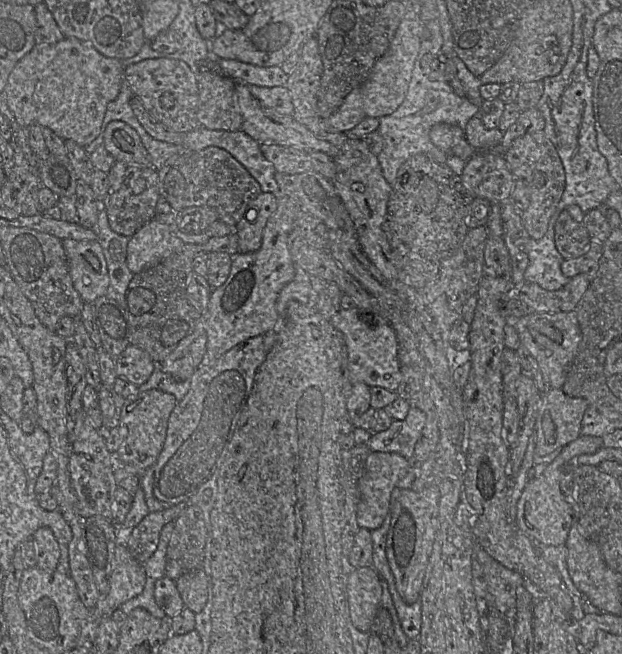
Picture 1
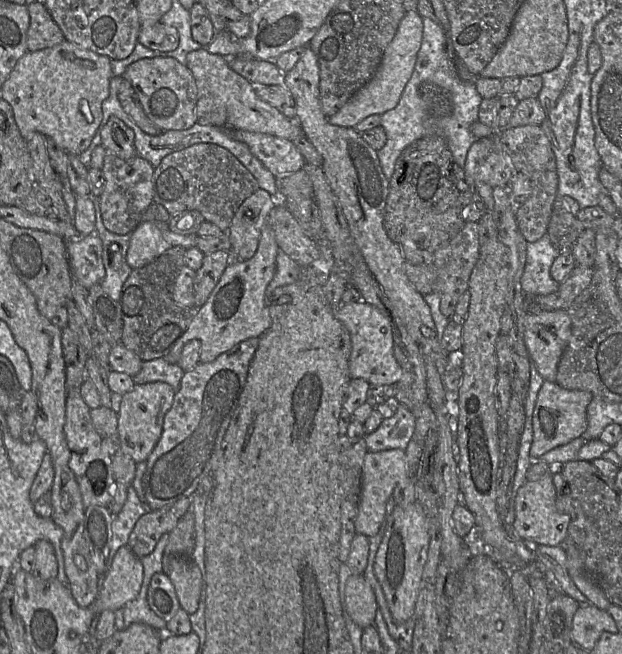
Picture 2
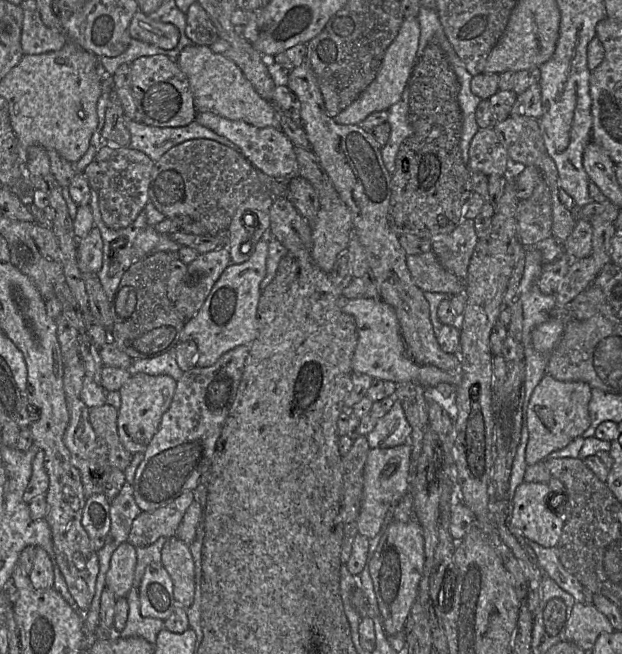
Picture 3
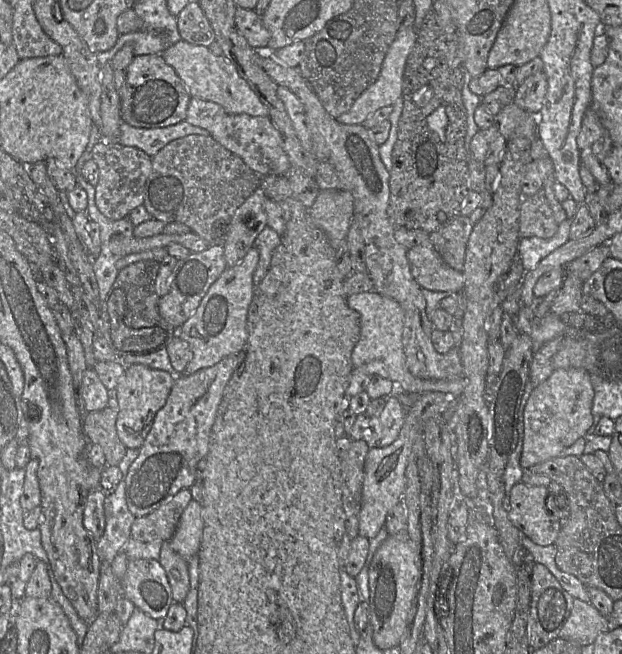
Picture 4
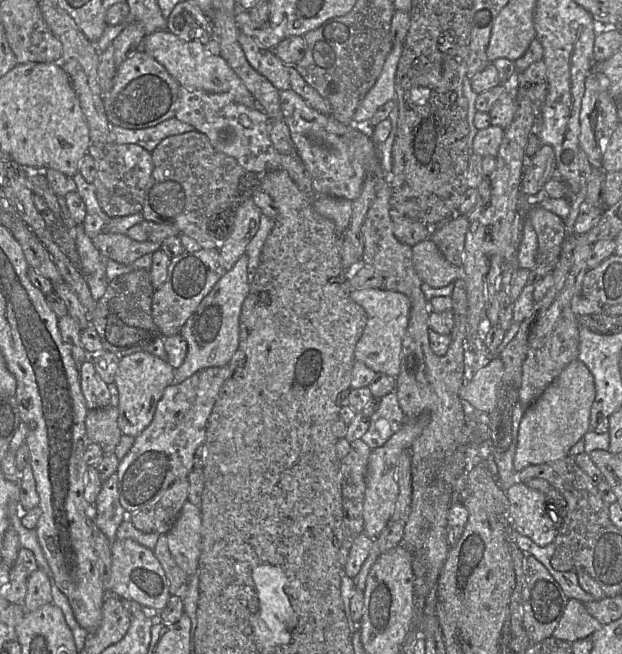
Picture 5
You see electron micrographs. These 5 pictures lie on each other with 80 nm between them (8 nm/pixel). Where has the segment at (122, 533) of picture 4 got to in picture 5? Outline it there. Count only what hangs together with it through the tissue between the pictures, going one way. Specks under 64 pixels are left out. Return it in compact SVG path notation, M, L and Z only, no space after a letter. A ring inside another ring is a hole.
M113 474L102 482L101 490L95 502L95 524L110 542L117 537L120 524L129 515L119 501L118 476Z

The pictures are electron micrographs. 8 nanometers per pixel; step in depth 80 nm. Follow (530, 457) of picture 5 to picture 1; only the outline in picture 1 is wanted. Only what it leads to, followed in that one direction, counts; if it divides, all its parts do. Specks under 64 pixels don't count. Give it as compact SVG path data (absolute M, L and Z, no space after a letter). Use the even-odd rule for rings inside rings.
M562 389L544 392L535 423L534 454L545 456L576 440L588 406L585 399L568 396Z

